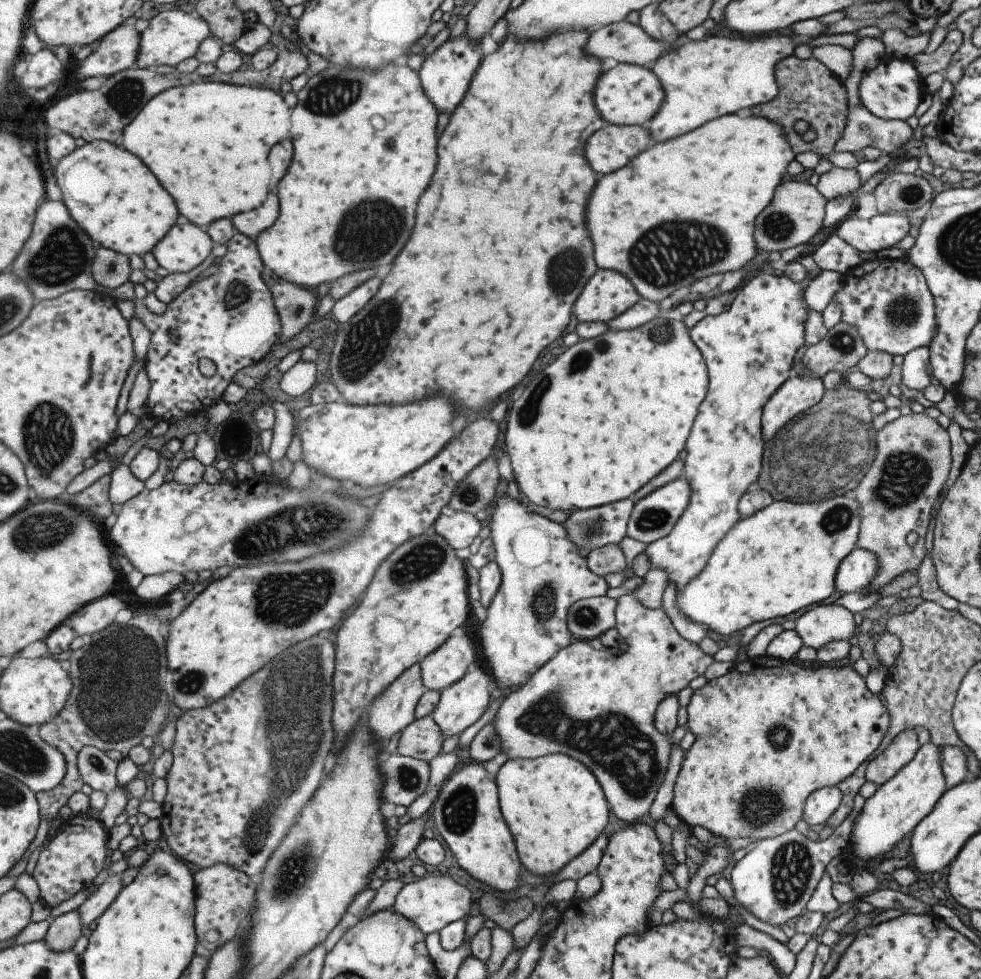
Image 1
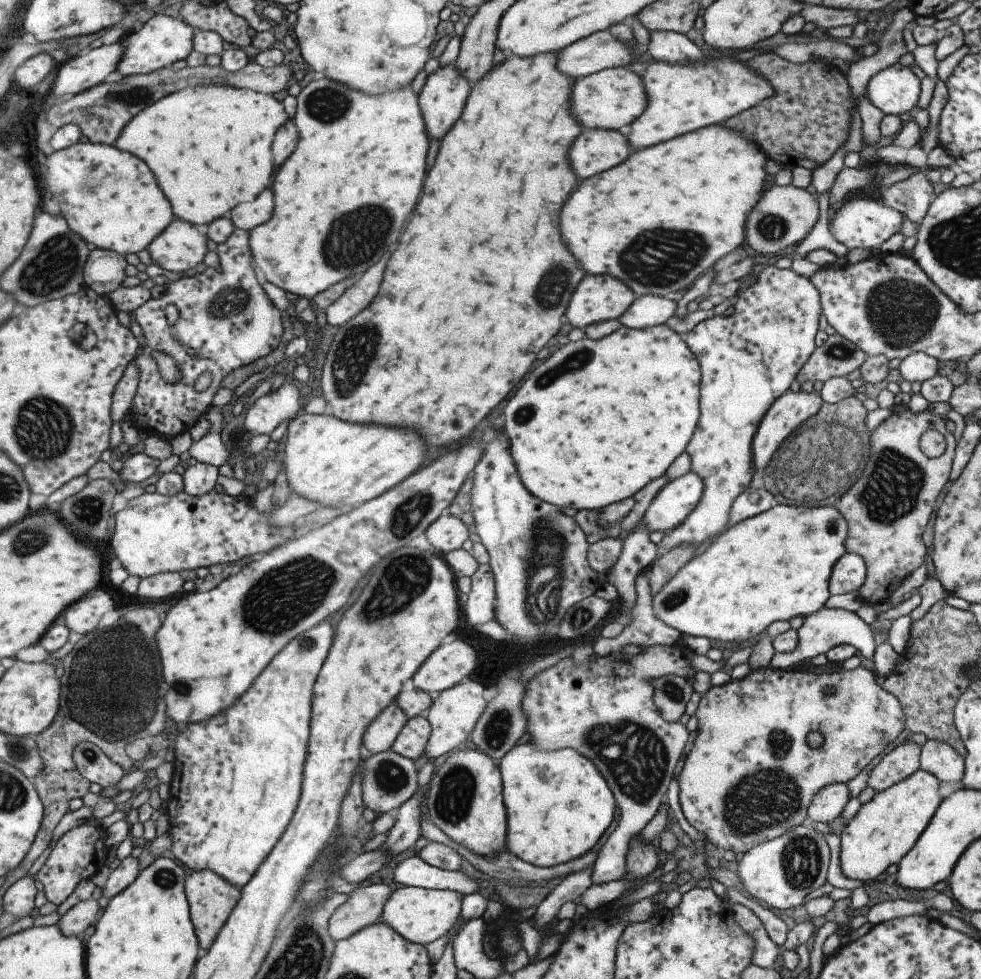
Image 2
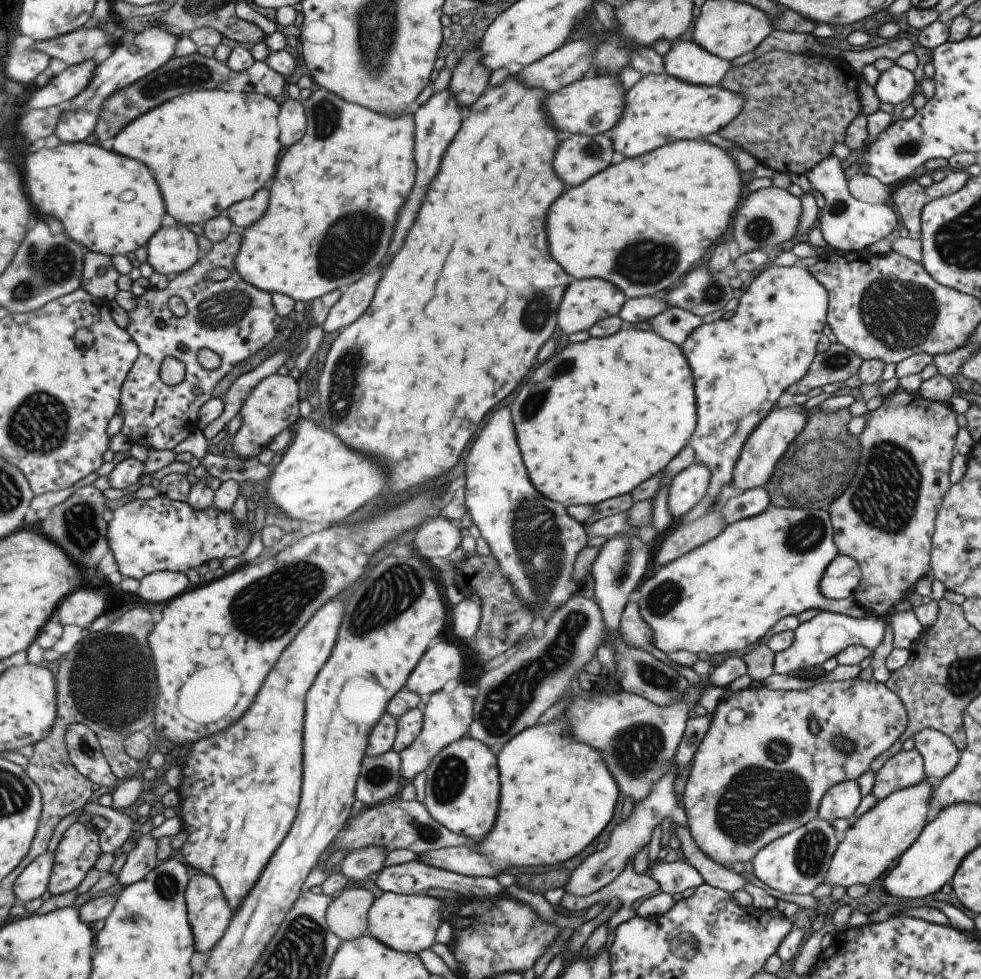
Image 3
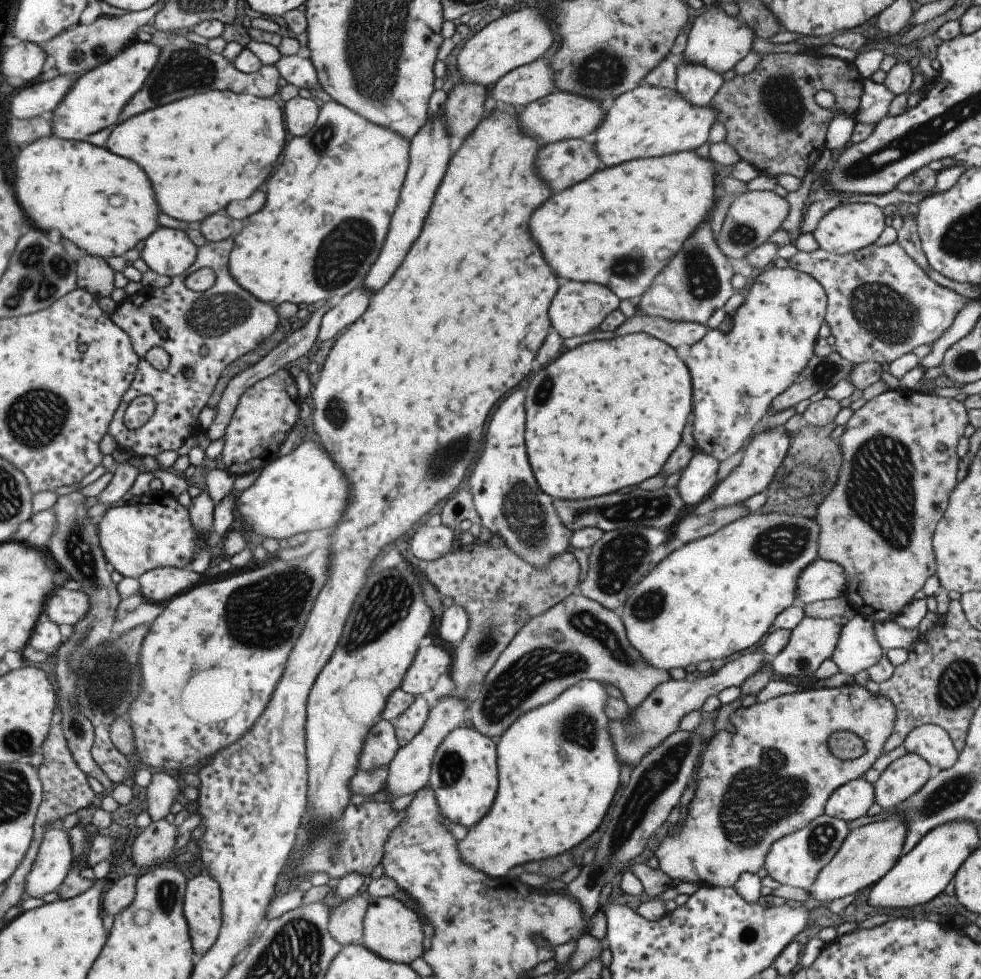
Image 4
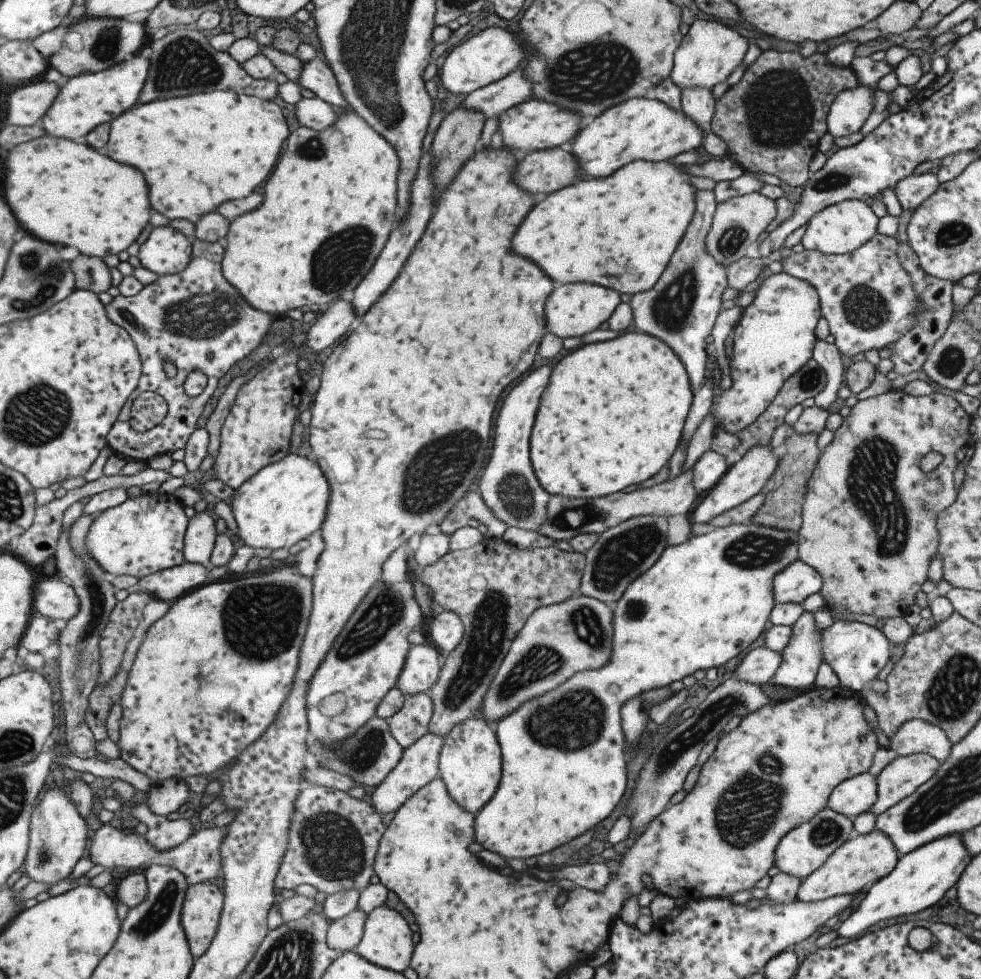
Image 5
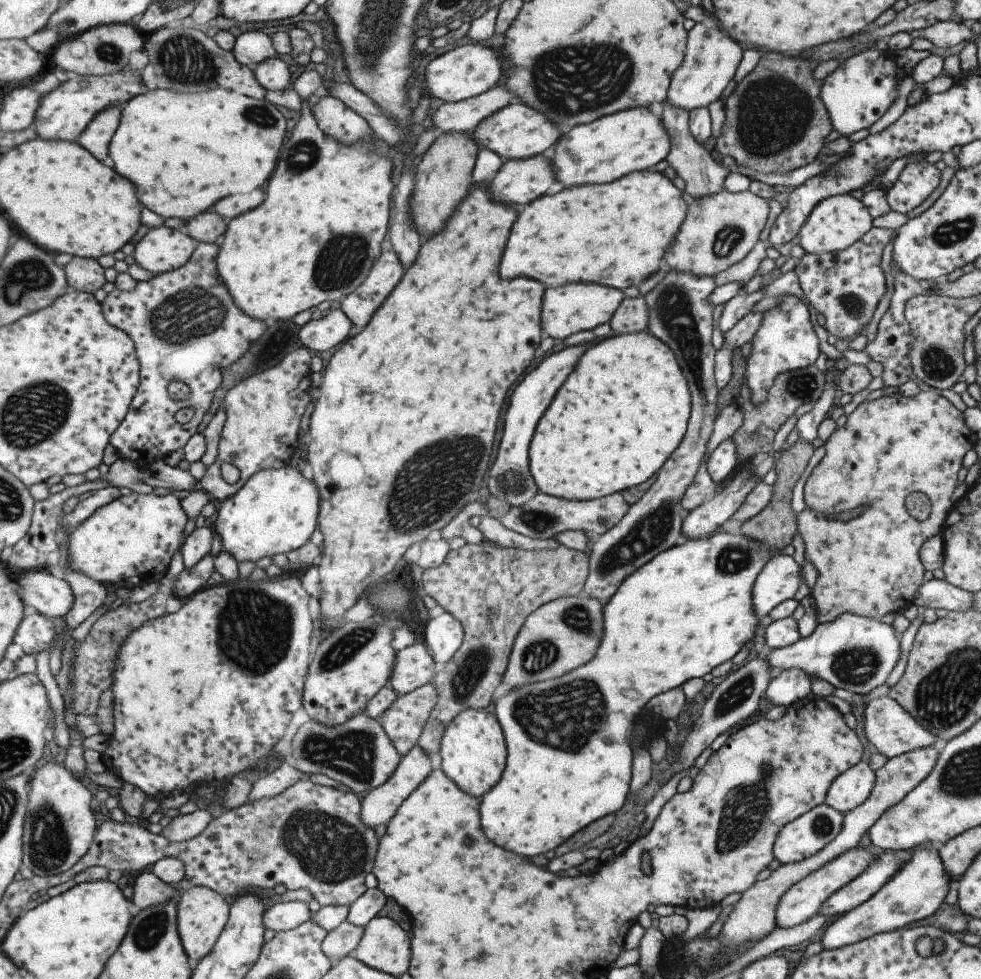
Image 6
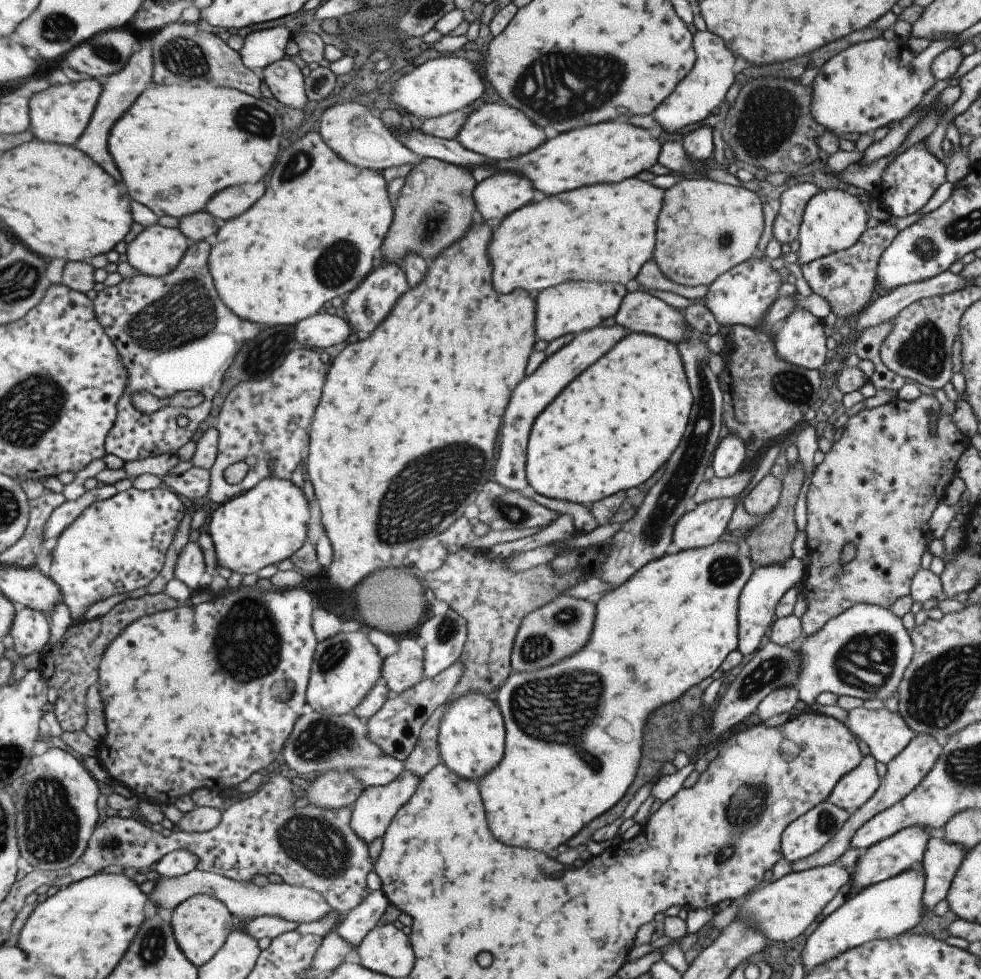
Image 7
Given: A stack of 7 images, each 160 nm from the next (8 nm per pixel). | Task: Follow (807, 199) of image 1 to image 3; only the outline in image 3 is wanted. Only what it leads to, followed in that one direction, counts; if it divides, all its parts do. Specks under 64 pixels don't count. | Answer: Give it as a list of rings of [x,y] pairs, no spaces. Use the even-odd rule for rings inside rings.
[[[766,187],[745,196],[741,206],[735,210],[733,221],[733,241],[738,244],[741,254],[755,251],[769,245],[778,248],[781,242],[787,242],[798,230],[799,217],[802,211],[801,198],[793,196],[786,189]]]

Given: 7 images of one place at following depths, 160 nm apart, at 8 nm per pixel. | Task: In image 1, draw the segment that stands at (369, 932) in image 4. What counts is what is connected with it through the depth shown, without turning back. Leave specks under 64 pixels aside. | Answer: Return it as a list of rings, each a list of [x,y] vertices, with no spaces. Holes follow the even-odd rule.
[[[427,876],[427,878],[412,878],[404,882],[404,886],[397,892],[391,912],[403,916],[405,920],[413,922],[423,936],[434,932],[437,934],[447,924],[463,918],[468,914],[470,892],[467,888],[454,882],[449,876]]]

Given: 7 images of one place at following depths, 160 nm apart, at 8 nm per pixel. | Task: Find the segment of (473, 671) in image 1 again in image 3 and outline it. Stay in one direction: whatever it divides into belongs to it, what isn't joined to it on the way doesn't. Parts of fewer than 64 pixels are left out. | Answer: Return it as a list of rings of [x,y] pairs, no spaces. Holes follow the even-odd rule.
[[[441,689],[431,693],[422,712],[422,725],[415,740],[398,752],[400,758],[400,775],[403,780],[411,780],[414,776],[425,771],[433,756],[442,748],[453,741],[466,736],[467,729],[472,721],[474,698],[456,689],[451,692],[443,692]]]

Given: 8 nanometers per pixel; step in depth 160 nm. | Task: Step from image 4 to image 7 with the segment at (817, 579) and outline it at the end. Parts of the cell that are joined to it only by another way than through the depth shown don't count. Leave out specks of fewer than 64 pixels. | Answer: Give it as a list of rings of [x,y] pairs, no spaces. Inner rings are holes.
[[[793,556],[785,559],[784,563],[771,563],[754,567],[752,575],[745,582],[738,596],[736,650],[742,656],[749,656],[757,650],[757,646],[761,642],[761,636],[765,634],[767,626],[773,622],[774,610],[779,599],[794,586],[799,578],[803,578],[802,575],[805,575],[804,564],[800,559]]]

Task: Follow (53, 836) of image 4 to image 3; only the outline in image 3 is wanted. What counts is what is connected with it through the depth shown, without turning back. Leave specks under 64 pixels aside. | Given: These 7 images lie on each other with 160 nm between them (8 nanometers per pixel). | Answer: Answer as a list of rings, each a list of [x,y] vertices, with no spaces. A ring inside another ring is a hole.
[[[55,852],[53,854],[42,854],[37,860],[34,860],[23,871],[23,874],[20,874],[15,883],[14,891],[16,898],[24,903],[41,898],[48,891],[55,864]]]

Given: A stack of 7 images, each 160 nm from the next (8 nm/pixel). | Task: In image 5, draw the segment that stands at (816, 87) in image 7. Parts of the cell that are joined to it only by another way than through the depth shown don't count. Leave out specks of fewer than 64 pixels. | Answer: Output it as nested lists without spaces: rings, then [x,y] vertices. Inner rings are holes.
[[[857,84],[855,88],[837,94],[831,101],[826,114],[826,132],[833,138],[839,138],[859,131],[865,122],[865,117],[871,112],[872,102],[874,101],[872,98],[873,91],[870,87]]]

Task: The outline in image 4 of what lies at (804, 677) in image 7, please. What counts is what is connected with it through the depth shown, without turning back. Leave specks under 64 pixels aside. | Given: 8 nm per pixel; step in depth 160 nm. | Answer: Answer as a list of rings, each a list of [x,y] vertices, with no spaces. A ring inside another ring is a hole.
[[[855,614],[841,627],[840,637],[830,656],[839,671],[853,677],[859,670],[875,664],[883,654],[874,637],[872,623],[869,618]],[[761,652],[740,656],[736,660],[729,660],[718,670],[712,670],[692,682],[685,679],[665,681],[656,686],[642,701],[638,707],[629,709],[625,720],[608,720],[606,731],[614,746],[617,762],[621,767],[632,768],[639,764],[651,749],[654,749],[666,736],[679,730],[679,720],[691,710],[700,710],[701,705],[709,696],[717,695],[723,688],[739,686],[753,671],[764,667],[766,654]]]

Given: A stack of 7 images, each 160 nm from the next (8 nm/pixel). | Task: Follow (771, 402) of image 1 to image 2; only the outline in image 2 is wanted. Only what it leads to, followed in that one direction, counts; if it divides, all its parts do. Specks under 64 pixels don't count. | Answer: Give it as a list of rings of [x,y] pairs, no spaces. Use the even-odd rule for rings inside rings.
[[[787,389],[780,397],[777,397],[760,420],[751,441],[751,456],[754,470],[759,468],[763,470],[769,459],[772,458],[776,448],[782,443],[782,440],[791,435],[809,417],[813,417],[819,410],[821,403],[822,398],[815,391],[804,392],[801,389],[797,392]]]

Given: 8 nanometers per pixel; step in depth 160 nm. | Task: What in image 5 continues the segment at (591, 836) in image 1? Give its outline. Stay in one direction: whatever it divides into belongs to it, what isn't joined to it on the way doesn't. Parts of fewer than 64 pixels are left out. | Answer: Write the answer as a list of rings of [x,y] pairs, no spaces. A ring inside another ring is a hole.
[[[747,522],[741,524],[727,525],[726,527],[717,527],[711,532],[700,534],[696,537],[690,537],[683,544],[677,546],[666,546],[659,558],[637,578],[631,581],[631,584],[623,591],[623,594],[616,600],[616,606],[612,610],[612,629],[610,654],[611,662],[605,664],[603,668],[595,672],[579,672],[573,674],[567,682],[557,686],[555,690],[533,698],[525,702],[521,708],[517,708],[506,717],[500,718],[493,726],[501,755],[501,776],[498,780],[494,795],[489,799],[485,806],[481,807],[474,816],[473,830],[474,842],[477,842],[481,848],[495,852],[505,860],[508,858],[521,858],[532,861],[533,858],[543,853],[552,851],[584,832],[593,830],[598,822],[607,818],[621,796],[625,792],[625,754],[622,746],[624,743],[624,734],[620,725],[620,706],[626,700],[638,697],[640,692],[651,691],[657,687],[667,687],[674,680],[681,680],[684,676],[692,675],[695,670],[707,670],[711,667],[718,667],[725,664],[731,658],[739,657],[741,652],[745,652],[753,640],[763,632],[765,622],[768,621],[769,613],[776,603],[774,599],[772,580],[777,573],[780,573],[786,566],[798,559],[798,534],[795,531],[787,529],[777,529],[760,525],[759,523]]]

